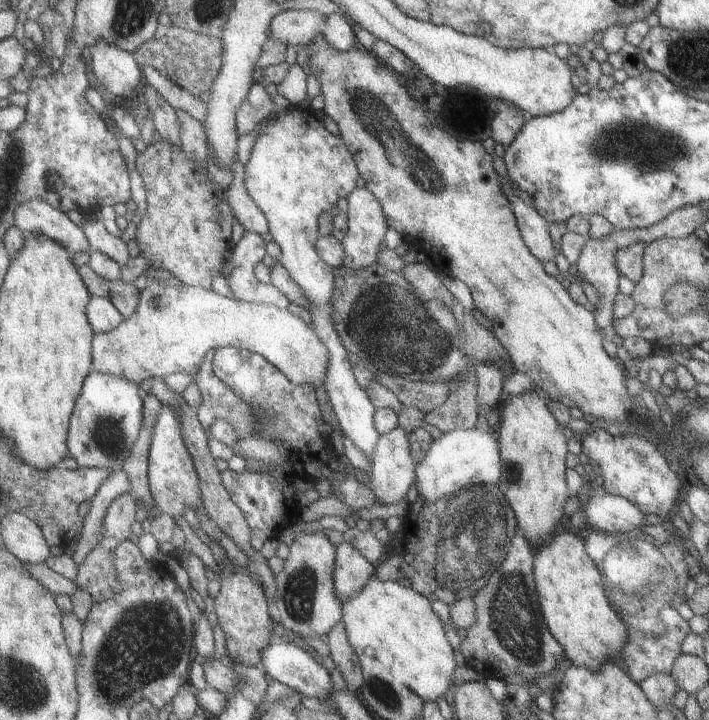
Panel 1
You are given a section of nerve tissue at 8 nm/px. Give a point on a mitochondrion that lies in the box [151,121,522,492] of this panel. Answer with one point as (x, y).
(385, 312)

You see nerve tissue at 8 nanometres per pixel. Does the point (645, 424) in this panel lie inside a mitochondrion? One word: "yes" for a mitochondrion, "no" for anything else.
yes

